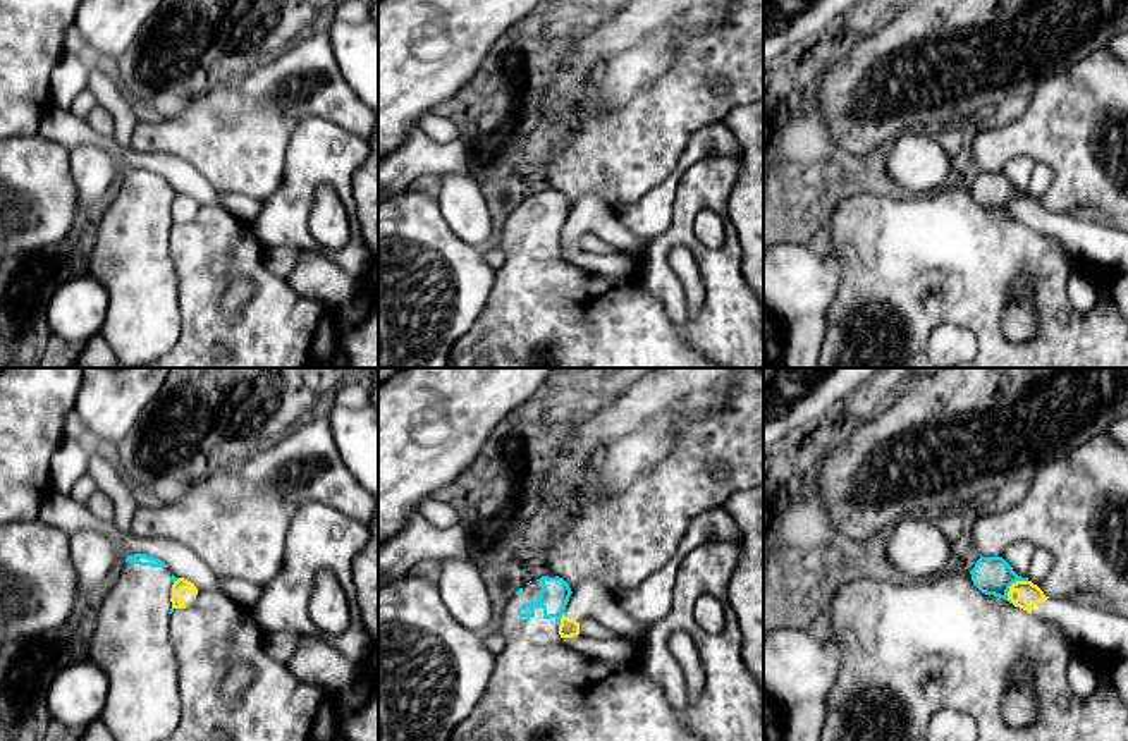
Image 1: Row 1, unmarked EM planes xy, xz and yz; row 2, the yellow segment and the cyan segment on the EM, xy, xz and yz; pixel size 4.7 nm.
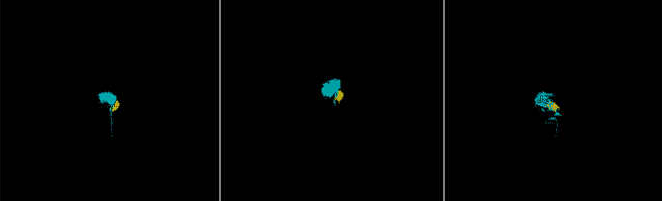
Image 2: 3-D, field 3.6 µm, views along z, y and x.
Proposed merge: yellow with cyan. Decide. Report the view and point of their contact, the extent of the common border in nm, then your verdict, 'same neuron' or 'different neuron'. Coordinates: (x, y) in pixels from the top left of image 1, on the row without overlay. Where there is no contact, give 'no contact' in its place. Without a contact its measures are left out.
contact yz (1011, 200); length 140 nm; different neuron

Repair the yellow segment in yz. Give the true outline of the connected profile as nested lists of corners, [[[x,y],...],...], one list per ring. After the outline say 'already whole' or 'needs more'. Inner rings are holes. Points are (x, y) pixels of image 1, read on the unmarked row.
[[[1032,196],[1009,201],[1008,215],[1015,222],[1058,237],[1076,261],[1094,260],[1118,272],[1128,272],[1128,232],[1070,215],[1049,213]]] | needs more

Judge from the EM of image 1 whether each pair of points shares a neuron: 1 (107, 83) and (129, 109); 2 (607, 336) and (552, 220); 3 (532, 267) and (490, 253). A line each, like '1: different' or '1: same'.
1: same
2: same
3: different

